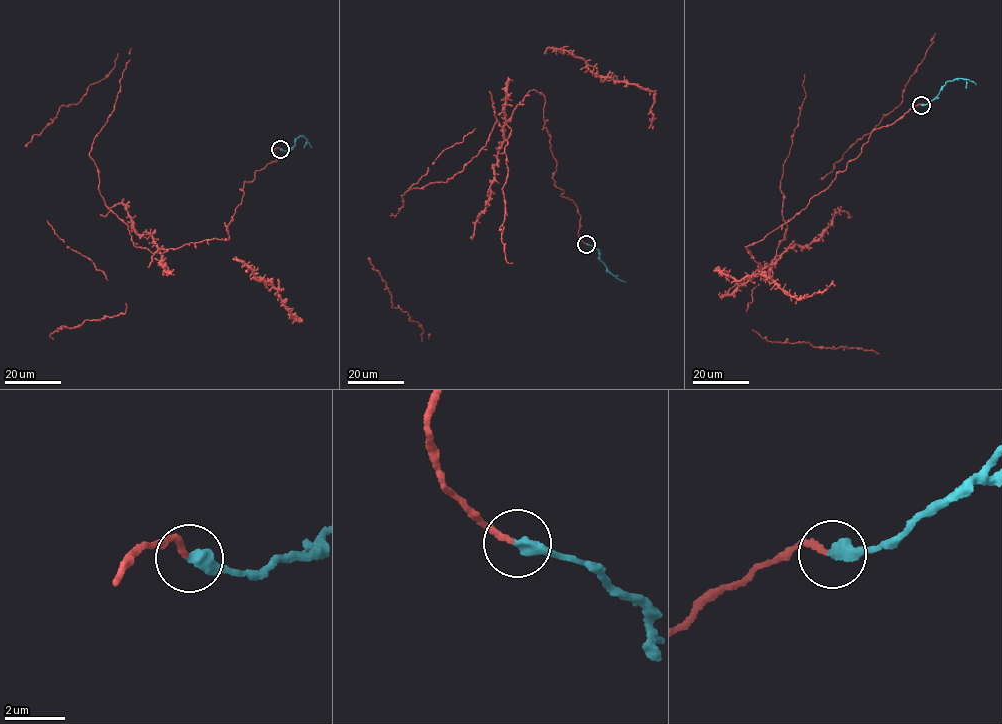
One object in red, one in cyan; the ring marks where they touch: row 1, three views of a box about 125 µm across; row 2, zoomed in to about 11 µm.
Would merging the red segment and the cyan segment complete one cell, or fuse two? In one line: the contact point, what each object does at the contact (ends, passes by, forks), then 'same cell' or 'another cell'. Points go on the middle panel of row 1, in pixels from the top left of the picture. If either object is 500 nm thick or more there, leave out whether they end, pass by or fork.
(586, 244) | red ends | cyan ends | another cell

